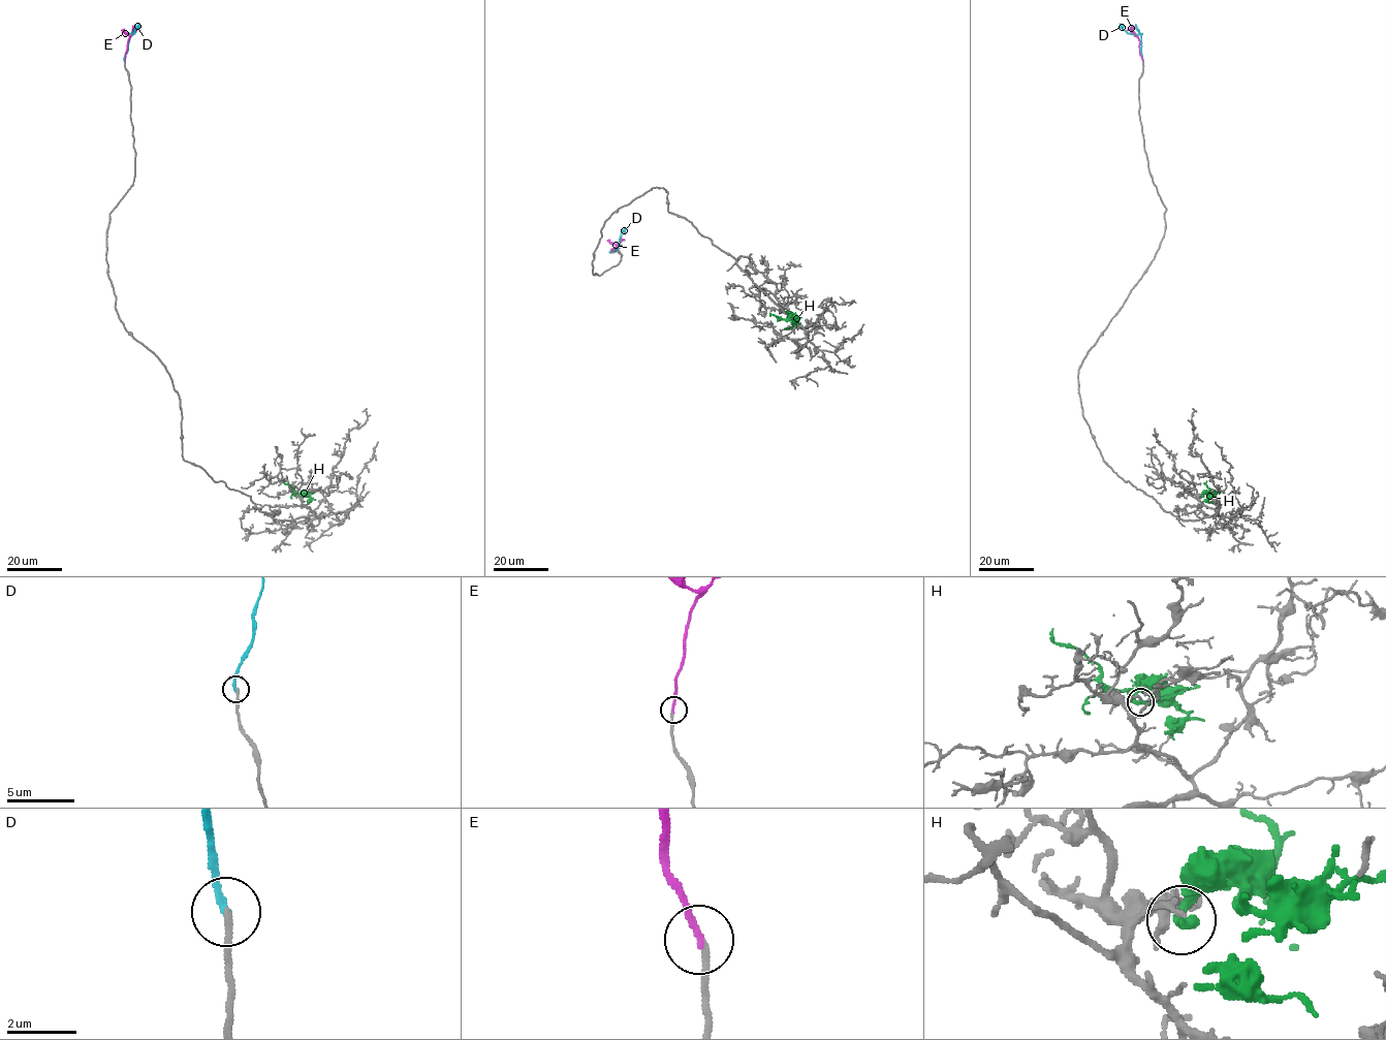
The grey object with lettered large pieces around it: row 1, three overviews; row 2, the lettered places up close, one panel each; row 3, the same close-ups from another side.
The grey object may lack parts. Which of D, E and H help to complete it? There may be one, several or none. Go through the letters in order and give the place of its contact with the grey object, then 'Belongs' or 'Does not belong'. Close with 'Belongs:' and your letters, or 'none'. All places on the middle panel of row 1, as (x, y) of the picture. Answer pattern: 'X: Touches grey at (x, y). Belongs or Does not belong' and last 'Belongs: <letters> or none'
D: Touches grey at (609, 252). Does not belong
E: Touches grey at (610, 252). Belongs
H: Touches grey at (788, 311). Does not belong
Belongs: E

